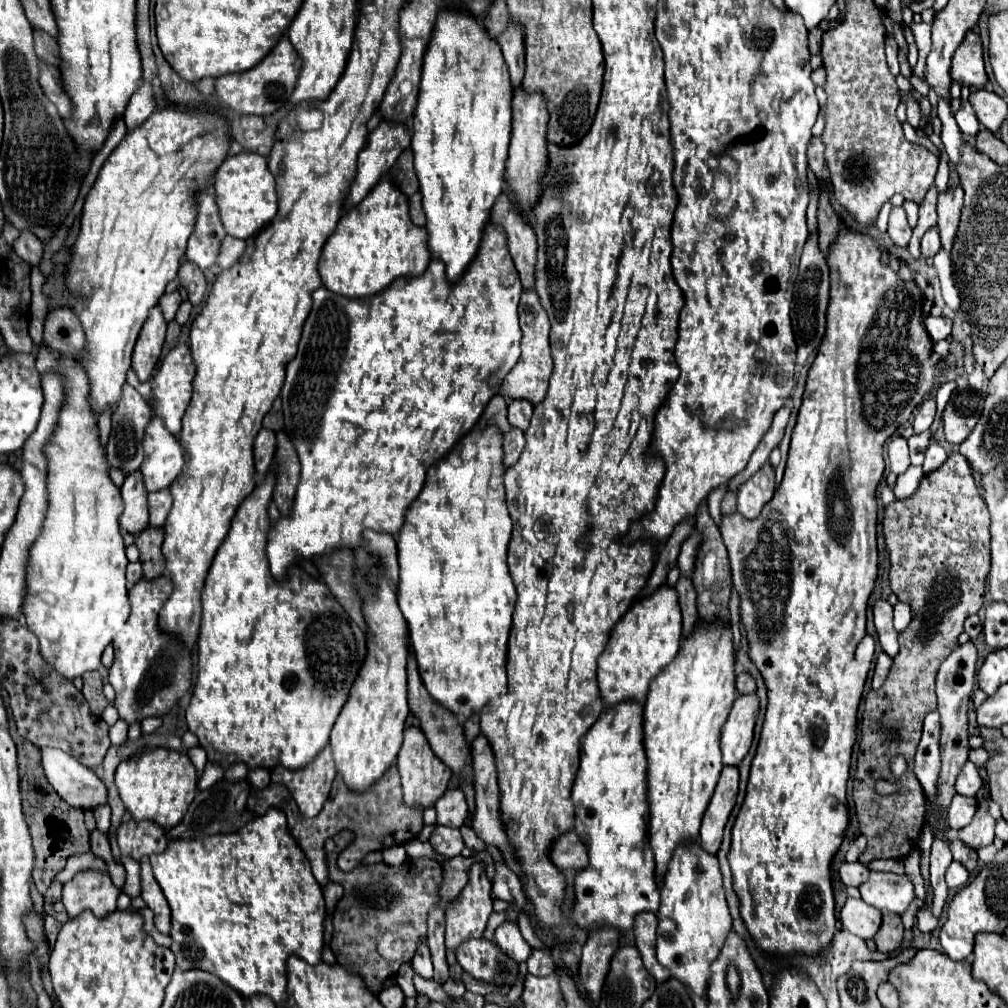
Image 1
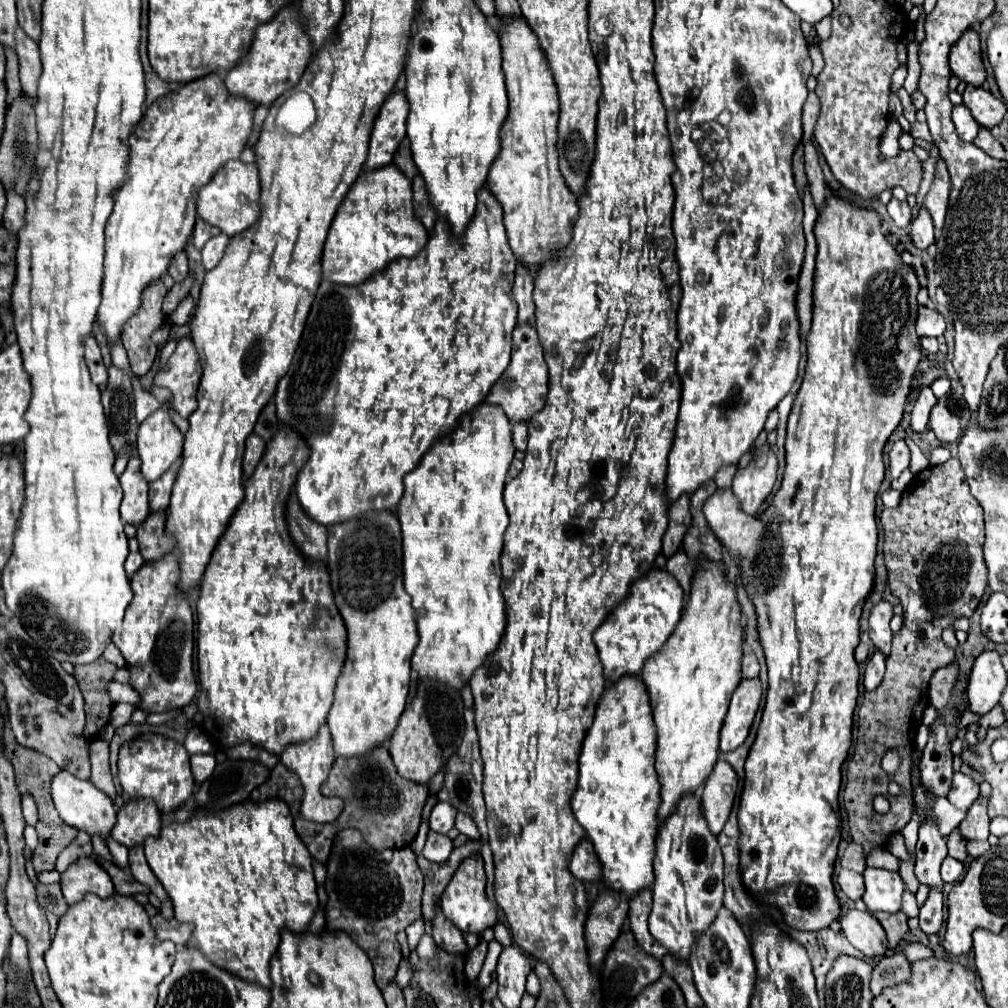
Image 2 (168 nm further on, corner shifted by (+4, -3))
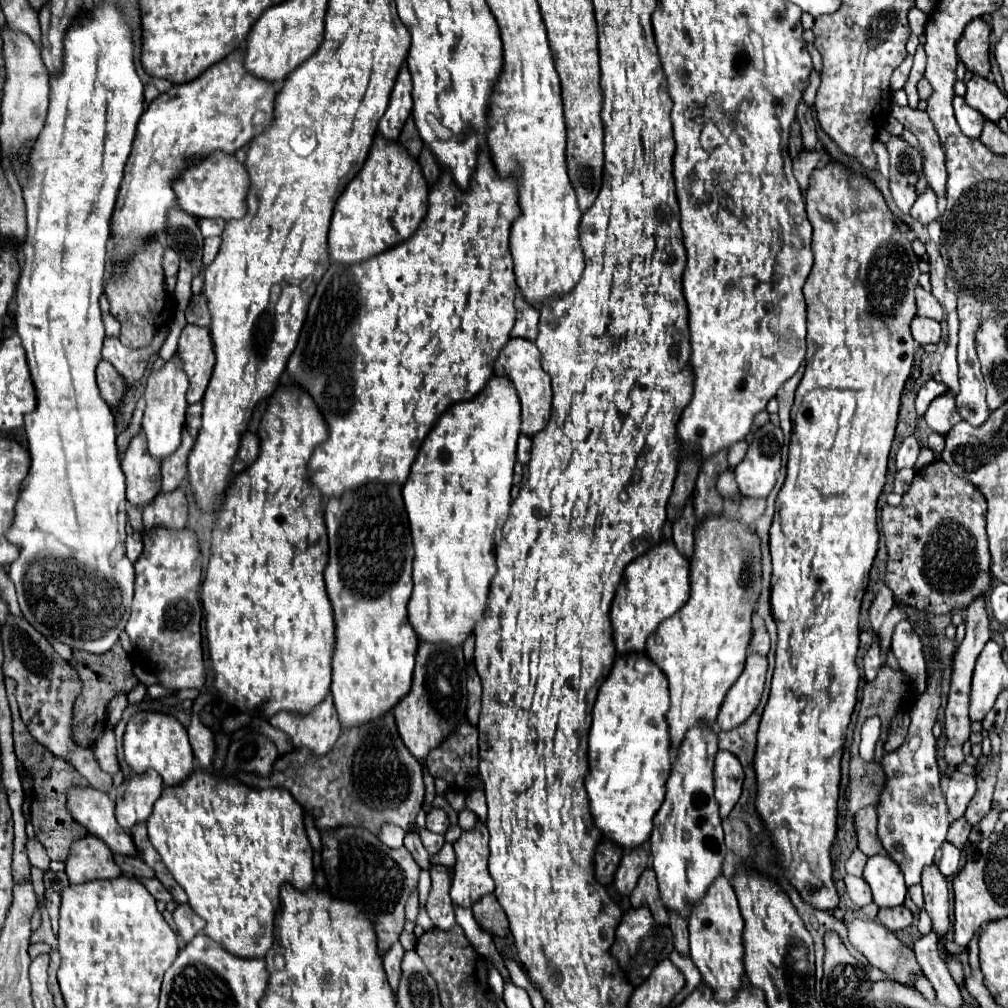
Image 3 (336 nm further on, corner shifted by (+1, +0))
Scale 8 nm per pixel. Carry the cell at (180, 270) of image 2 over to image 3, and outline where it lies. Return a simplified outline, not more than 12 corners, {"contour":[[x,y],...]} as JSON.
{"contour":[[172,248],[164,254],[164,274],[178,274],[178,254]]}

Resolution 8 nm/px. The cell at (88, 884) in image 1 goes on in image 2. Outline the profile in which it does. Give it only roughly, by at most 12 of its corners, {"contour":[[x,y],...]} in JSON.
{"contour":[[79,857],[61,873],[69,905],[87,893],[109,897],[113,881],[95,857]]}

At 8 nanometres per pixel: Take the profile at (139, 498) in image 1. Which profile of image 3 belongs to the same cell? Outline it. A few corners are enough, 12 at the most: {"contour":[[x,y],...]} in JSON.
{"contour":[[136,434],[122,460],[126,498],[150,504],[160,492],[160,462]]}

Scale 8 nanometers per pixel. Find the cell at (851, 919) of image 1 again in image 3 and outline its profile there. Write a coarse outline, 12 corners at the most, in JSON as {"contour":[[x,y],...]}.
{"contour":[[876,920],[848,924],[850,944],[900,984],[922,974],[914,952]]}

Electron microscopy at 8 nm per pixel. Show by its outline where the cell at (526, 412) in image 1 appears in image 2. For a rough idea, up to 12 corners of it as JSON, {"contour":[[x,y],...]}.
{"contour":[[513,425],[513,441],[517,451],[527,449],[527,425]]}

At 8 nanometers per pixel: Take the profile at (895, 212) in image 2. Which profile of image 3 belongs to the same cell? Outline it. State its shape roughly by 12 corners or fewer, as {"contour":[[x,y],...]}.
{"contour":[[900,136],[886,144],[890,192],[908,214],[922,156]]}

